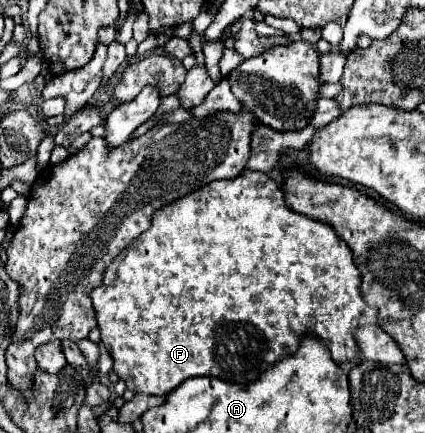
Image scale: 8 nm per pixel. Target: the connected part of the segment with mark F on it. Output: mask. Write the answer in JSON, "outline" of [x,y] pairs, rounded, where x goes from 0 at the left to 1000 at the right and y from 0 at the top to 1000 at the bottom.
{"outline":[[[572,393],[558,411],[544,416],[506,416],[496,425],[421,457],[421,467],[402,467],[402,476],[384,476],[384,485],[365,490],[365,503],[355,503],[351,531],[341,531],[299,577],[289,577],[271,600],[252,614],[242,633],[238,661],[228,661],[214,674],[219,711],[224,711],[224,734],[228,753],[238,762],[238,794],[256,808],[266,827],[266,859],[299,887],[308,905],[336,905],[355,915],[393,915],[407,905],[431,878],[454,873],[454,868],[506,868],[529,882],[558,882],[558,887],[586,887],[609,873],[614,855],[628,855],[633,841],[647,841],[661,827],[689,822],[704,785],[732,767],[741,771],[760,794],[774,799],[784,831],[793,841],[831,831],[845,822],[840,790],[831,785],[831,762],[845,751],[868,751],[887,746],[889,716],[873,709],[849,688],[849,633],[831,610],[826,577],[821,568],[788,540],[788,531],[774,517],[732,508],[713,494],[699,494],[680,485],[666,467],[666,439],[656,425],[647,425],[628,402],[619,397],[595,397],[595,393]]]}

